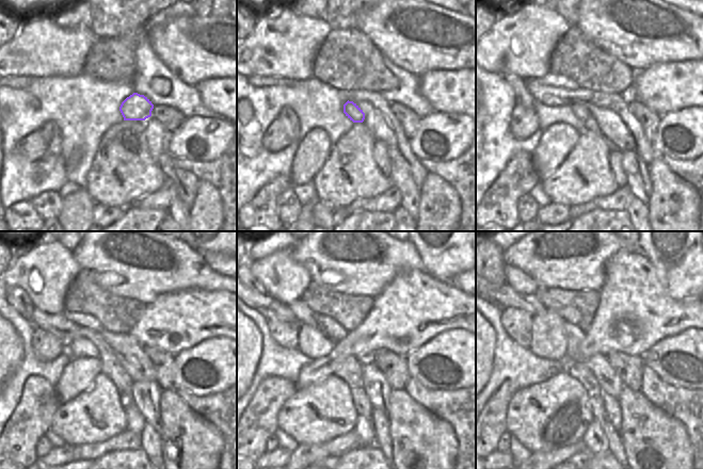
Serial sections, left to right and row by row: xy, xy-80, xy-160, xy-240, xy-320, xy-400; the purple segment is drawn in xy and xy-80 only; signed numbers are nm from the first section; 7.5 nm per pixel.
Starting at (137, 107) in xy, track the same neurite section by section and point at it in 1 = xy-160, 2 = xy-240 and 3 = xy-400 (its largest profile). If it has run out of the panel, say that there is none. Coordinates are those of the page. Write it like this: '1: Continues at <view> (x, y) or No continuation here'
1: Continues at xy-160 (580, 112)
2: Continues at xy-240 (81, 346)
3: Continues at xy-400 (548, 341).

